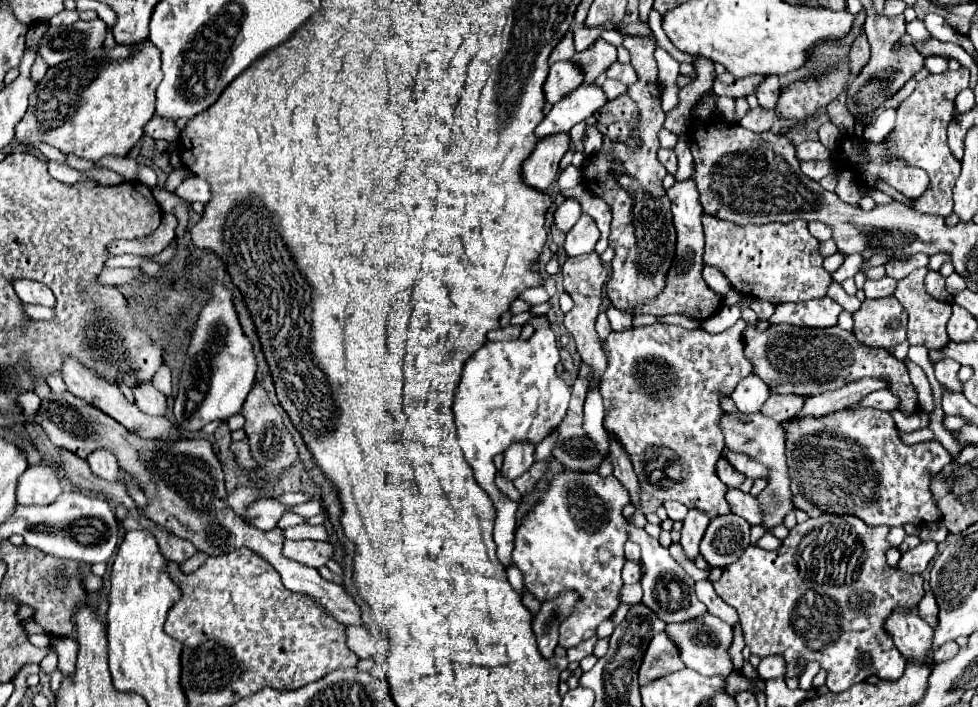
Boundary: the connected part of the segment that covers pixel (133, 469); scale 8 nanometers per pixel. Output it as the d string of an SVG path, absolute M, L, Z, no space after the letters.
M52 394L50 400L42 402L38 410L38 424L48 434L50 442L58 448L66 448L80 458L88 458L94 450L110 450L120 468L130 472L130 476L138 476L138 484L148 498L148 506L138 508L138 512L152 522L164 526L172 534L190 540L198 552L206 552L208 556L220 556L232 552L236 548L248 546L262 558L266 558L282 576L286 588L314 596L314 600L326 608L338 622L356 624L360 618L360 606L352 600L352 596L334 582L326 582L316 568L298 564L282 556L282 530L258 530L246 522L242 522L228 506L226 506L226 488L220 460L216 458L212 444L208 440L176 440L174 444L162 444L162 440L146 440L126 432L122 424L110 420L104 412L86 404L84 400L70 394Z

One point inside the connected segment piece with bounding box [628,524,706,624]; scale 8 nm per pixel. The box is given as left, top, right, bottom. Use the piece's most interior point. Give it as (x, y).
(669, 592)

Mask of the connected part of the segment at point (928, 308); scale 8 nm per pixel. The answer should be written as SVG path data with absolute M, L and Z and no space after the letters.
M914 270L910 276L902 278L898 282L894 296L904 306L904 310L908 312L908 318L910 318L908 320L908 342L922 344L926 348L942 348L950 342L950 338L946 334L946 320L950 318L952 308L948 302L940 302L926 292L926 288L924 288L926 274L928 274L928 270Z

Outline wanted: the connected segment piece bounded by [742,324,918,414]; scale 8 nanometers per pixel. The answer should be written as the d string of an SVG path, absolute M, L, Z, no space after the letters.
M748 324L742 332L744 336L744 356L752 364L752 372L760 376L770 394L798 394L816 396L844 384L856 382L860 378L884 378L890 382L890 390L900 396L900 410L912 414L918 410L916 390L908 378L906 364L896 360L888 350L866 348L858 344L852 332L838 326L830 328L794 328L790 324L770 324L766 330L758 332L756 324Z

